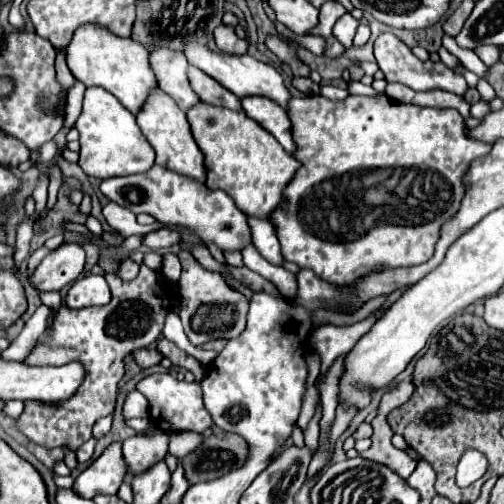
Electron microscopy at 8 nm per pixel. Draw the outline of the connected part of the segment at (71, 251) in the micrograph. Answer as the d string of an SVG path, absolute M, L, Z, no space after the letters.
M66 241L42 259L40 267L36 267L32 283L44 291L62 289L64 285L78 279L78 275L84 269L84 259L86 259L84 247L80 243Z

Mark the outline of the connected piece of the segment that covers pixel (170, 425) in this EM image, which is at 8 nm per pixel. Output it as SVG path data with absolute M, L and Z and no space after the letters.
M154 373L146 379L142 379L136 389L148 399L150 403L150 419L156 427L160 427L166 433L174 431L196 431L204 433L212 425L212 417L208 417L208 411L202 403L202 389L198 383L186 383L174 379L170 373Z

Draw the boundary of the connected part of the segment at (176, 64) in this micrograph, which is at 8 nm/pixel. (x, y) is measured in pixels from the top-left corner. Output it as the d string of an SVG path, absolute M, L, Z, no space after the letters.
M154 49L150 61L160 89L168 93L182 111L188 111L194 105L202 103L200 97L192 93L192 85L188 81L188 61L182 53L172 49Z

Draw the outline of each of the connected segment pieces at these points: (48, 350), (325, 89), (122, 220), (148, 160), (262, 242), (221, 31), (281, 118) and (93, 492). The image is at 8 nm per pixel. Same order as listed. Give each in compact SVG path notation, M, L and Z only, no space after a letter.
M146 265L140 267L140 273L134 281L122 281L118 275L104 275L110 286L112 299L102 307L84 307L68 309L62 305L52 323L40 335L38 343L24 359L26 365L66 365L70 361L80 361L86 369L86 377L68 401L60 403L38 403L26 401L22 415L16 419L18 431L22 431L30 441L54 449L70 445L78 449L92 435L92 425L114 411L118 383L126 373L124 359L140 347L148 347L158 341L168 305L164 305L164 289L158 283L158 277Z
M333 85L321 86L320 94L330 100L343 100L349 95L346 89L342 89Z
M110 201L104 209L102 209L108 225L120 233L122 237L130 237L130 235L144 235L148 231L154 231L158 227L164 227L160 223L156 223L154 227L142 227L138 221L136 221L136 215L130 211L130 209L124 209L122 205L116 205L114 201Z
M90 87L84 95L84 109L74 125L80 131L80 161L86 175L108 179L144 173L154 165L154 149L148 145L134 115L106 89Z
M250 217L248 223L252 229L252 243L260 251L260 255L274 265L282 265L284 257L280 253L280 241L276 237L276 229L272 229L272 223L254 217Z
M226 25L216 27L214 29L214 39L216 39L216 45L218 45L218 49L222 53L228 53L228 55L246 55L246 51L248 51L248 41L238 39L232 27L226 27Z
M244 97L242 107L248 117L252 117L266 131L270 131L288 153L296 151L290 119L280 105L276 105L272 99L266 99L266 97Z
M116 441L98 459L94 459L86 471L76 477L74 489L80 497L86 499L92 499L102 493L116 495L126 475L128 463L122 455L122 441Z

